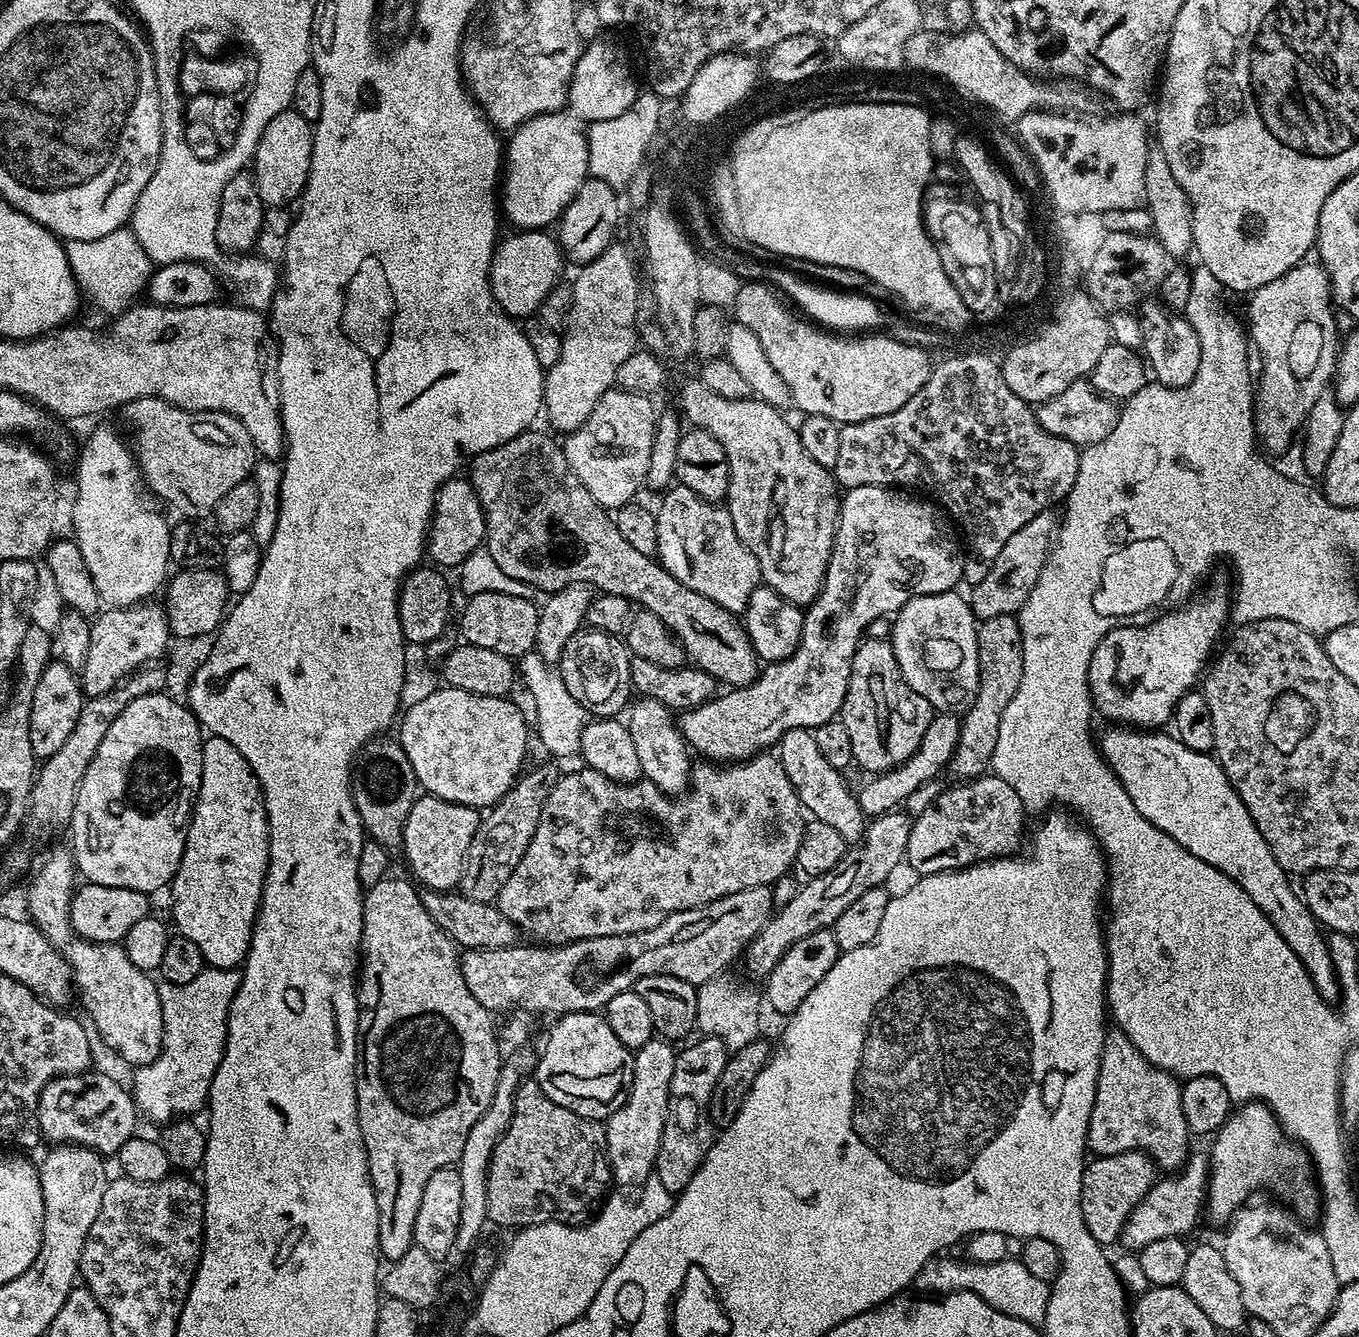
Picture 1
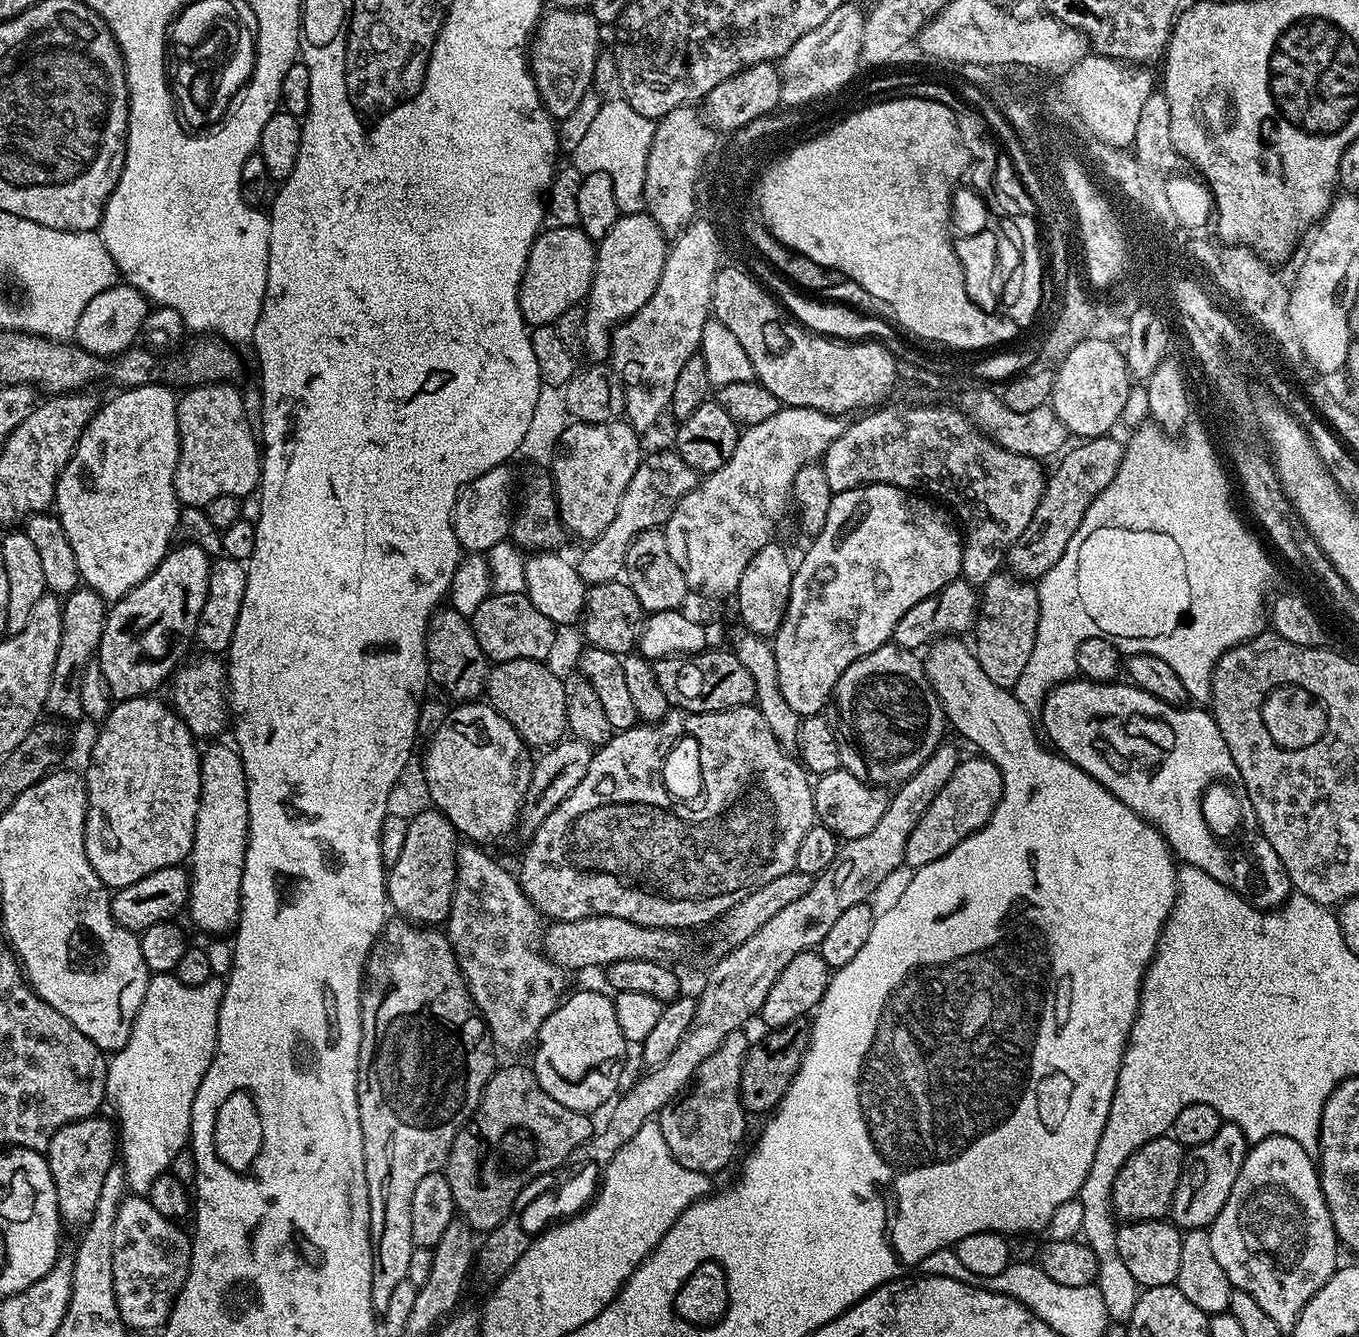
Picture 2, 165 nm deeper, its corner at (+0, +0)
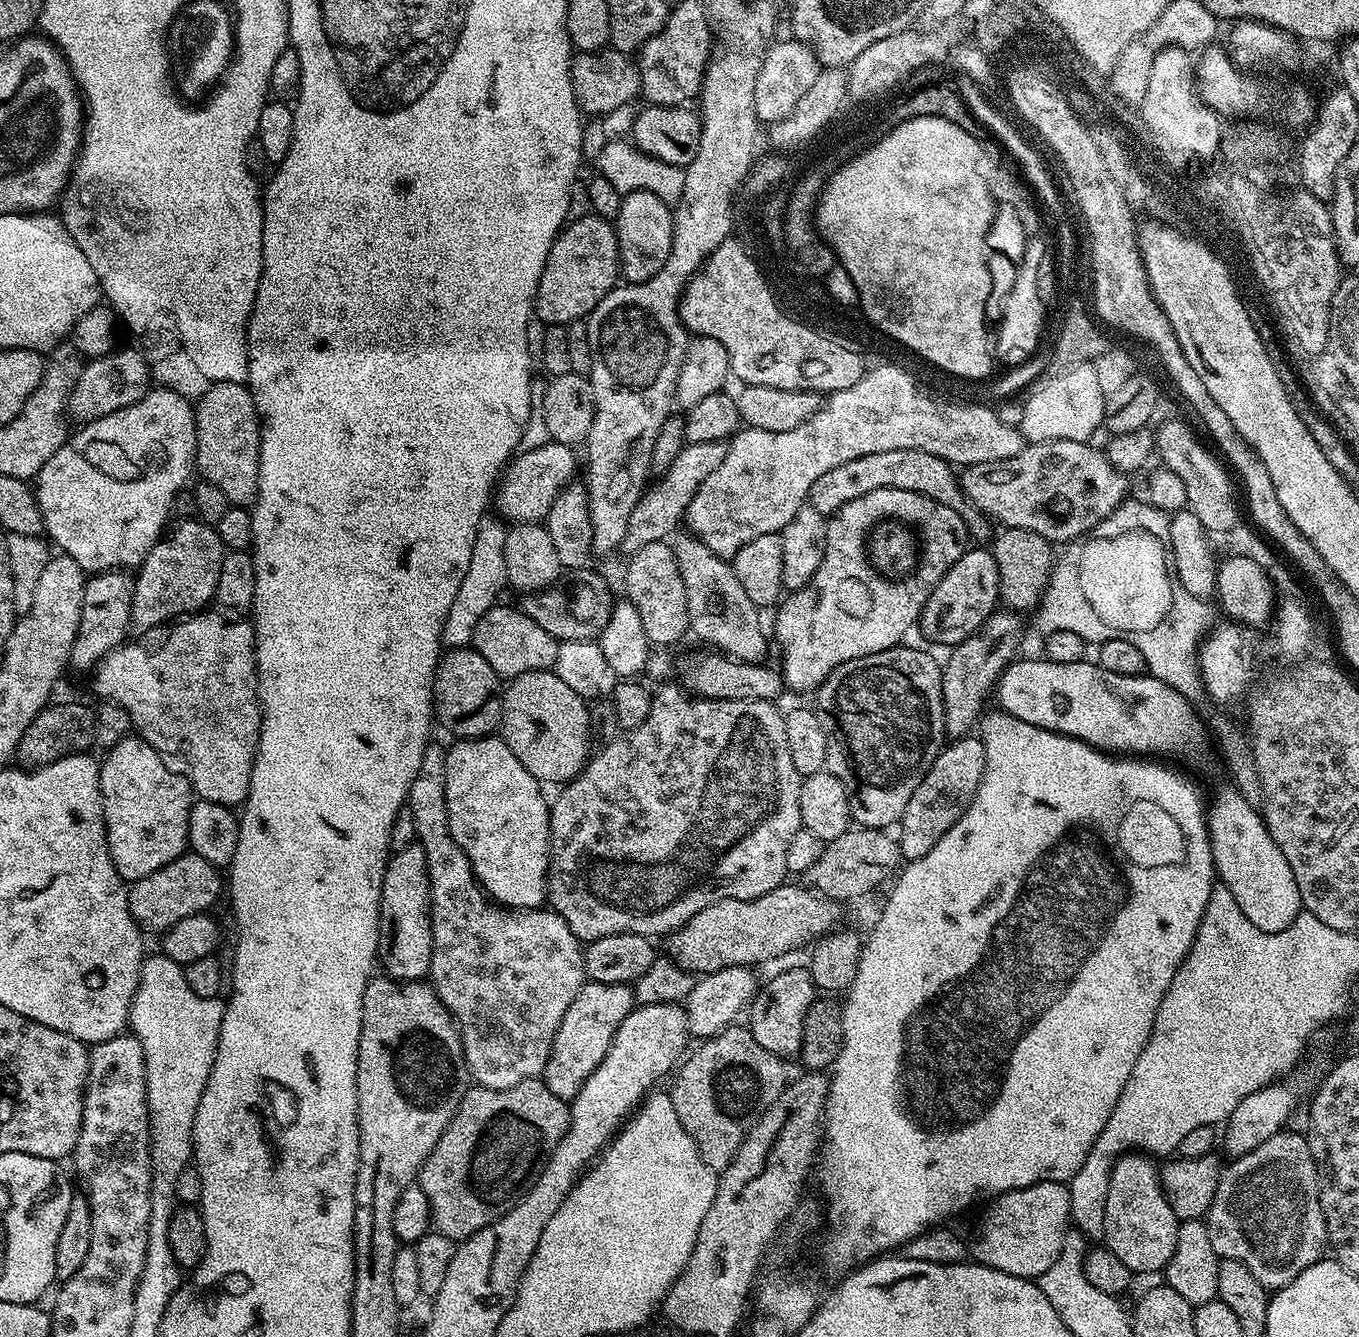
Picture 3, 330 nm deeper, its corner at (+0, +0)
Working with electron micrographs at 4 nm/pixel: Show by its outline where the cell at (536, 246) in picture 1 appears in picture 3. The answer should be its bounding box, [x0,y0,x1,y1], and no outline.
[534,214,620,326]

